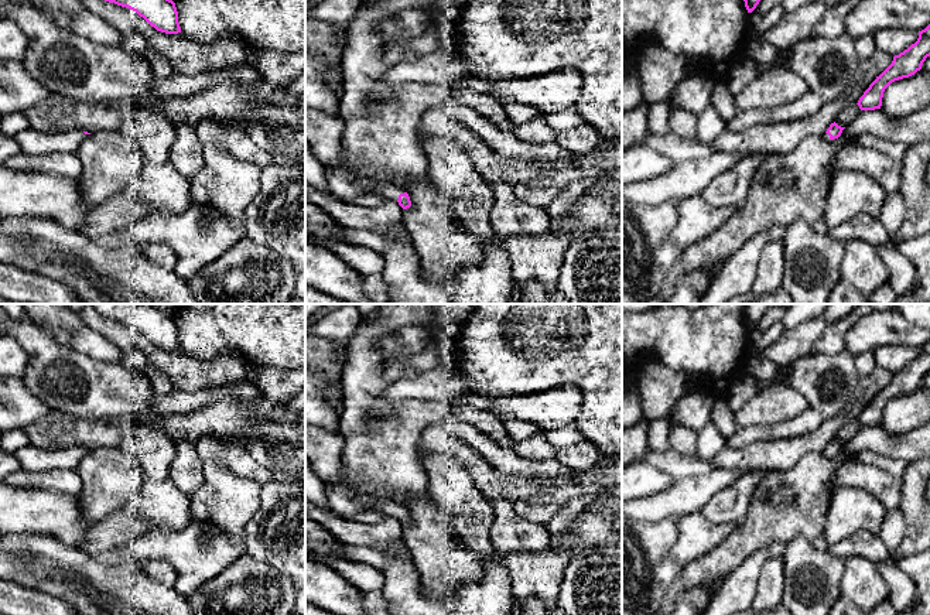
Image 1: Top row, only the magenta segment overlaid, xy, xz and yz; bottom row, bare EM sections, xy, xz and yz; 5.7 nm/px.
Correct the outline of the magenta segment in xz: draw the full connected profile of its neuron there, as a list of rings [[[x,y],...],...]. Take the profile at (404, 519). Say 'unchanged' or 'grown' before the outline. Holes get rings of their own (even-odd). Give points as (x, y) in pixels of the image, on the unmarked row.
grown; [[[305,426],[305,458],[321,478],[332,510],[345,517],[376,510],[386,516],[397,517],[403,526],[410,525],[411,517],[404,506],[362,496],[343,482],[342,450],[343,437],[341,433],[317,426]]]

